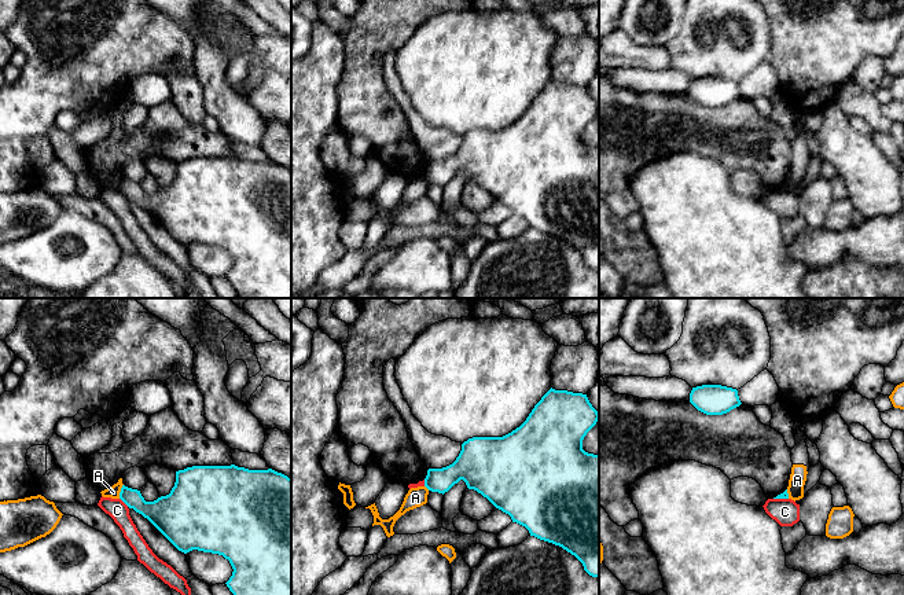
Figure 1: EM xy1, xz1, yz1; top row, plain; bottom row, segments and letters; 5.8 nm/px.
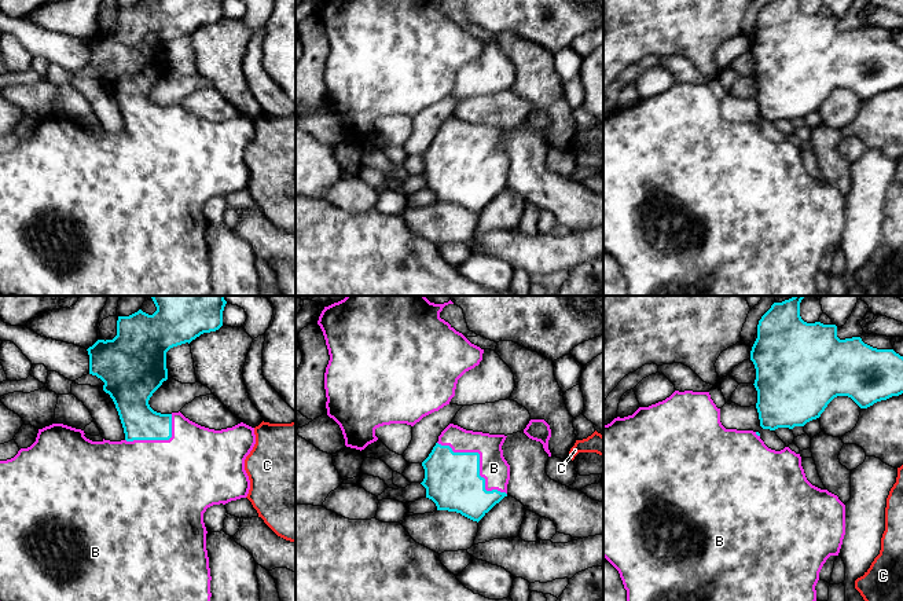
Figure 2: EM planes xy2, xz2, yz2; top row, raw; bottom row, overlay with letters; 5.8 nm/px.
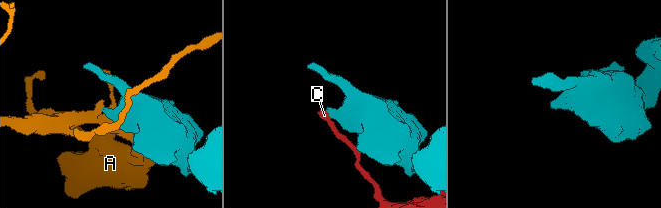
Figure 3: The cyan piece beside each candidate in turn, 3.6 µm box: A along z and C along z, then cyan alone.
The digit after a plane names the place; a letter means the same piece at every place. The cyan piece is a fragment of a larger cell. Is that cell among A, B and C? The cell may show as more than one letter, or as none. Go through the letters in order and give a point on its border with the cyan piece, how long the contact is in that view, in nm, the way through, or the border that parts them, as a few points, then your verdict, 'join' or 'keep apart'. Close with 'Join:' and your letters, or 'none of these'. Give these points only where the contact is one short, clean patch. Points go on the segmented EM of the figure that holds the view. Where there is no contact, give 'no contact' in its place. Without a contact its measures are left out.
A: contact xy1 (121, 491); length 90 nm; border xy1 (122, 484), (118, 498); keep apart
B: contact xz2 (478, 461); length 500 nm; join
C: contact xy1 (124, 502); length 80 nm; border xy1 (120, 498), (128, 506); keep apart
Join: B

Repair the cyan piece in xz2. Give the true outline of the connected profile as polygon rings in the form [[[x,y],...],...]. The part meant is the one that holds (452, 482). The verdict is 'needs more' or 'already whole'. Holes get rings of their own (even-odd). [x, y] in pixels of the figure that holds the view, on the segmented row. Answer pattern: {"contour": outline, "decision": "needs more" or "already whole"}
{"contour": [[[449,424],[438,436],[429,457],[422,462],[426,498],[432,499],[437,510],[456,512],[480,521],[496,503],[507,496],[510,465],[503,457],[502,446],[507,436],[466,430]]], "decision": "needs more"}

